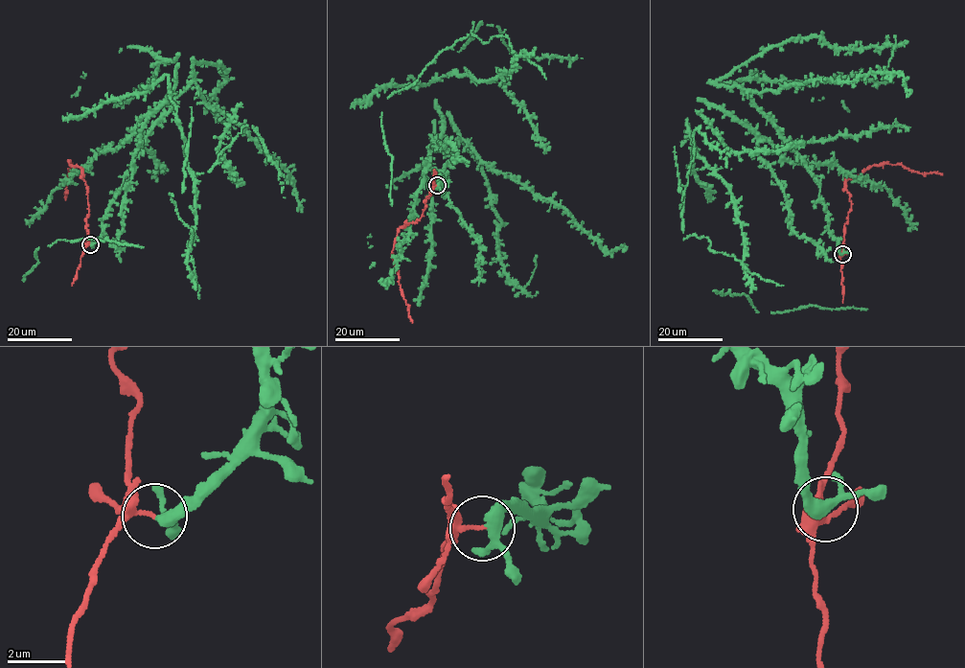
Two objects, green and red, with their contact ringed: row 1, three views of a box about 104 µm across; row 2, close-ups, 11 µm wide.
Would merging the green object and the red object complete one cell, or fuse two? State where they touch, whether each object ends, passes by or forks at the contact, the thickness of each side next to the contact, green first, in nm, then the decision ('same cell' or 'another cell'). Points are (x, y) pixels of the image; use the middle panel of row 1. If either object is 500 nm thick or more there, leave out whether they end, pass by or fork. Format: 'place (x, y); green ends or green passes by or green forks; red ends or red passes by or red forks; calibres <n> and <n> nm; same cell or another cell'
place (437, 185); green forks; red forks; calibres 300 and 110 nm; another cell

